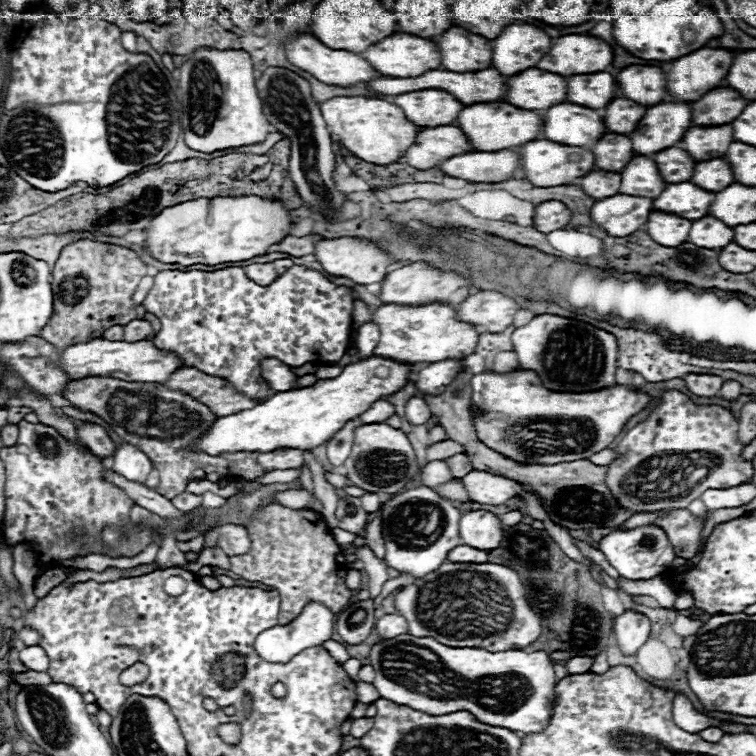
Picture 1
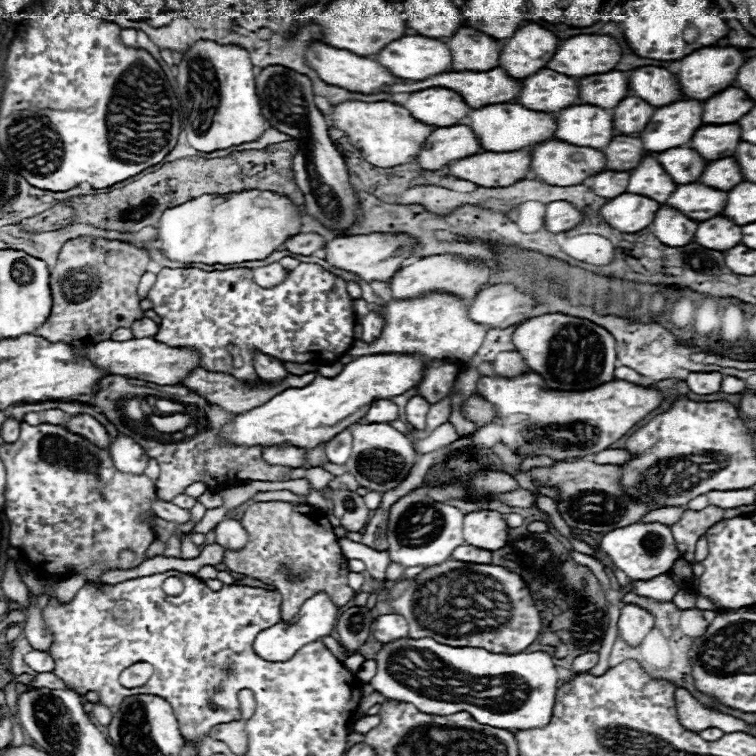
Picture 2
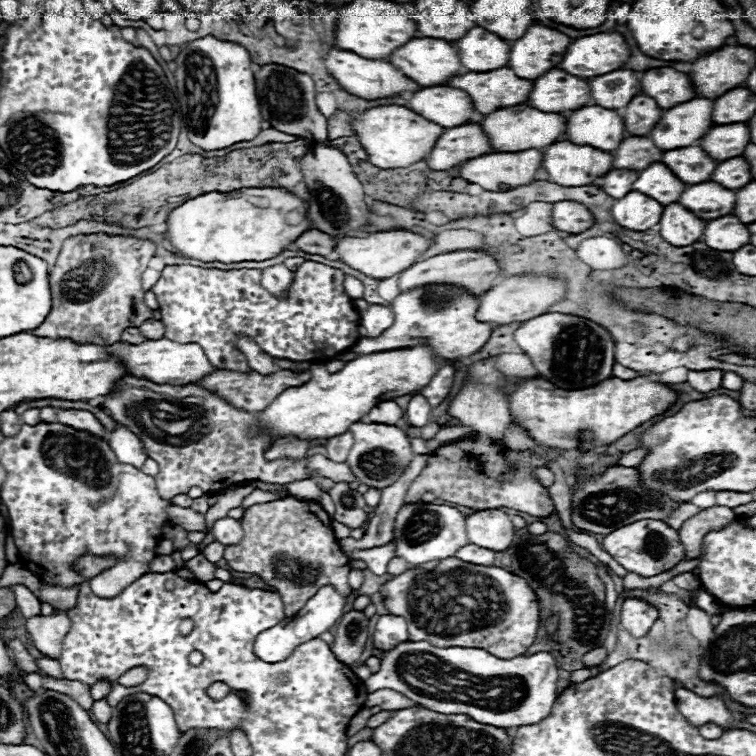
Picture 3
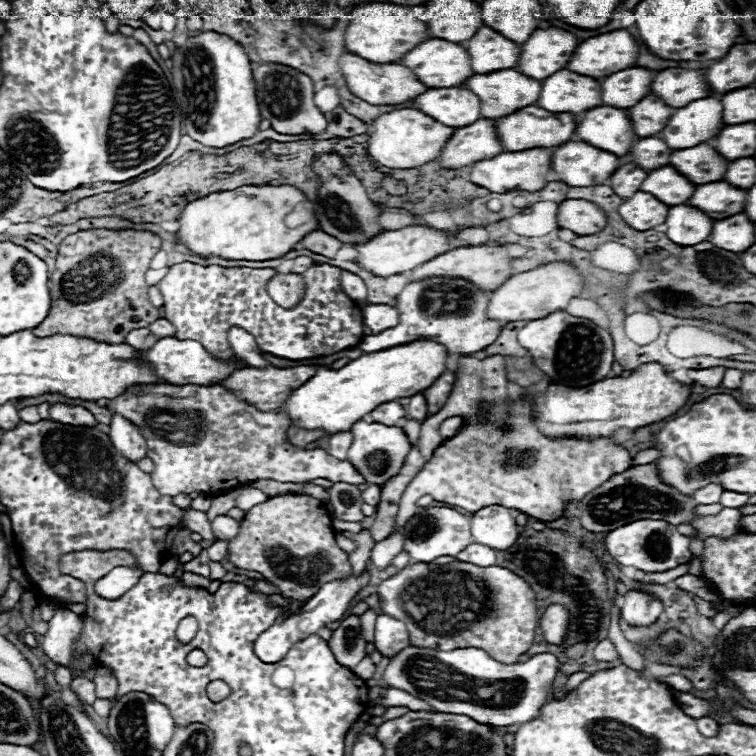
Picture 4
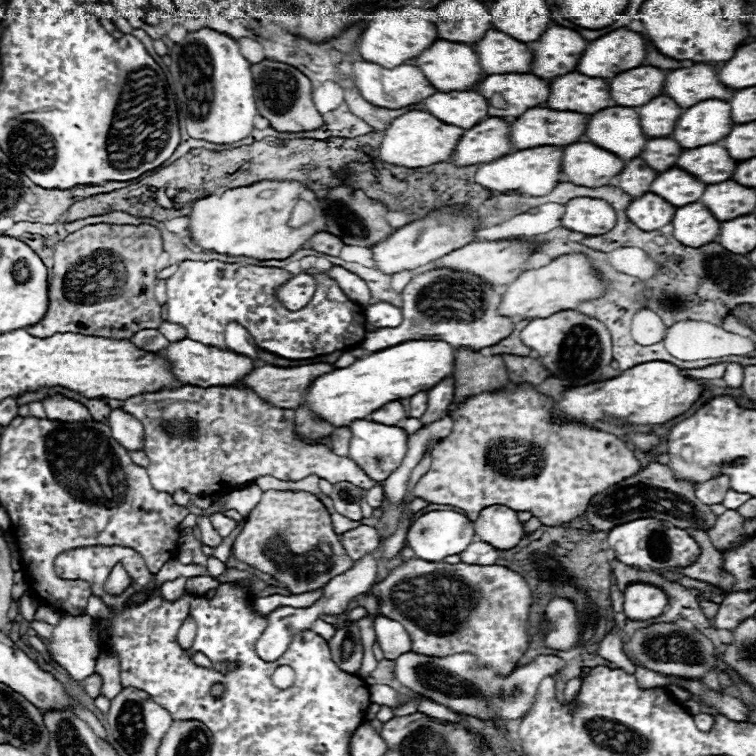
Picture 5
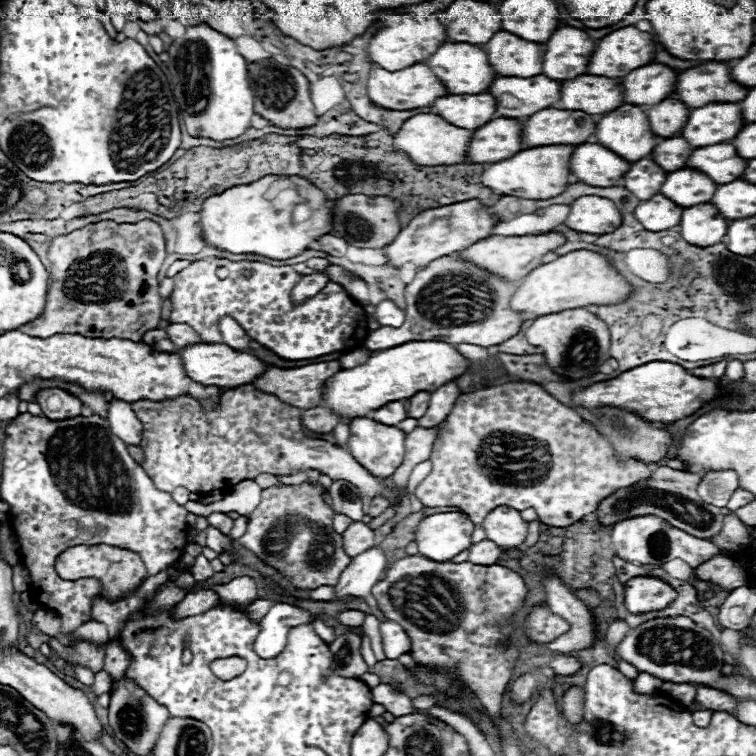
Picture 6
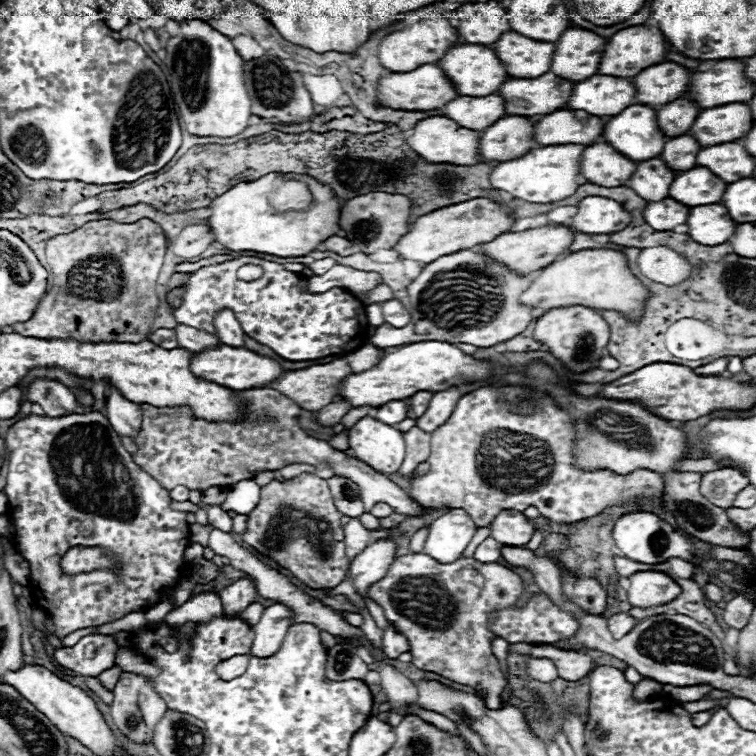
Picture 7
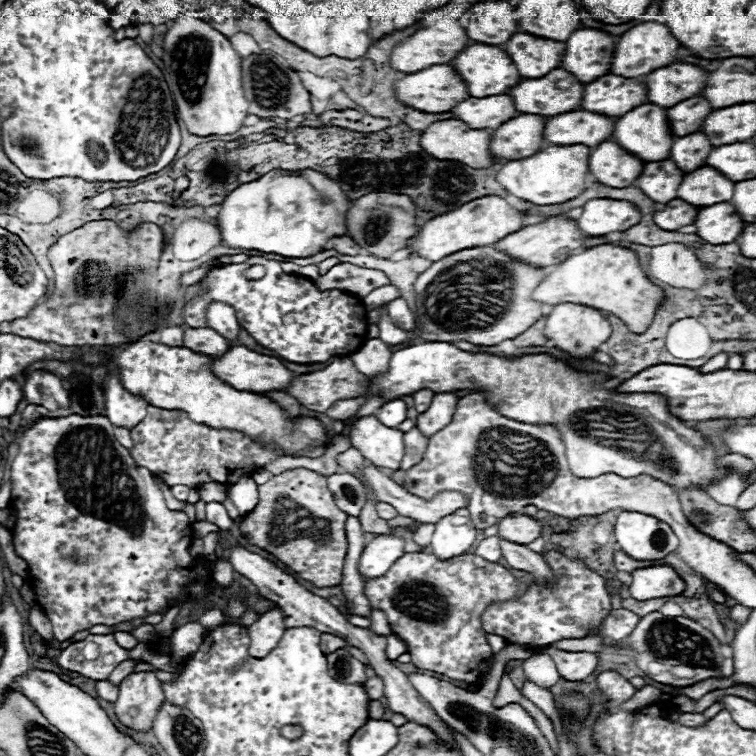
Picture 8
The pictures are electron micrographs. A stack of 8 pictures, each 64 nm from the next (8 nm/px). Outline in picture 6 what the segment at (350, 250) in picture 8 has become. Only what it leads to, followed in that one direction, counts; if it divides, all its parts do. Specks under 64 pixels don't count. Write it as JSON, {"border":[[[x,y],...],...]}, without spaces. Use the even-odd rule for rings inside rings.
{"border":[[[326,234],[322,238],[318,238],[314,244],[312,244],[314,250],[322,250],[322,252],[328,252],[332,256],[344,256],[346,254],[346,248],[348,248],[348,242],[338,238],[338,236],[332,236],[332,234]]]}

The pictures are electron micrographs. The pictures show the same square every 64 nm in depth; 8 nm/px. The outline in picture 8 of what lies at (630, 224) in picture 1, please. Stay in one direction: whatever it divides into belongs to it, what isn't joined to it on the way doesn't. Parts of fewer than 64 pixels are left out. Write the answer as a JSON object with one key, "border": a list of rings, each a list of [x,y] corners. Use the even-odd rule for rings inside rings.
{"border":[[[676,198],[676,200],[670,200],[664,210],[654,214],[654,222],[662,230],[680,230],[682,226],[694,224],[696,216],[698,216],[698,208],[696,206]]]}

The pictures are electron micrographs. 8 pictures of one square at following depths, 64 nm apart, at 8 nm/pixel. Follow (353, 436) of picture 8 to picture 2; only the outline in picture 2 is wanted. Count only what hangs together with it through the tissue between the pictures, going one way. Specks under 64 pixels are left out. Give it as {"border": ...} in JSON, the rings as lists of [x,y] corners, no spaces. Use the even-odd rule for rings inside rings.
{"border":[[[352,424],[350,432],[354,436],[354,446],[350,458],[346,460],[346,470],[362,488],[386,492],[396,488],[408,476],[410,468],[416,462],[416,452],[408,436],[404,436],[390,424]]]}

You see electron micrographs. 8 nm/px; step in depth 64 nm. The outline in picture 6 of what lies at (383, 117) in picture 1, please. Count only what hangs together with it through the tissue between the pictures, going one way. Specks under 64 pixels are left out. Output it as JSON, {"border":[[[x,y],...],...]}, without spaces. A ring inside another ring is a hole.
{"border":[[[418,114],[418,116],[412,116],[410,120],[406,120],[404,126],[396,132],[394,148],[406,152],[416,164],[422,164],[422,166],[464,164],[464,162],[468,162],[466,154],[470,148],[472,134],[474,132],[470,132],[466,128],[458,128],[436,114]]]}

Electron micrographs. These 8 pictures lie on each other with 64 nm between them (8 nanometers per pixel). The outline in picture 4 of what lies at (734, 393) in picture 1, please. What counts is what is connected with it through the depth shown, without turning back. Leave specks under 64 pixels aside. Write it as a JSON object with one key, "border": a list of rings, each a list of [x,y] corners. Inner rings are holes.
{"border":[[[726,368],[722,386],[726,386],[726,388],[738,388],[738,386],[740,386],[740,380],[742,380],[742,372],[740,372],[740,370],[736,370],[736,368]]]}

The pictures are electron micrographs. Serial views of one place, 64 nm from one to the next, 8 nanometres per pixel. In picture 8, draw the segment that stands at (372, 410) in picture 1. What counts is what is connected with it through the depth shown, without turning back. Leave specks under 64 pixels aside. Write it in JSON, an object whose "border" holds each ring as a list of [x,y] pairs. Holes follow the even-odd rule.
{"border":[[[390,400],[390,402],[386,402],[382,408],[378,408],[378,410],[374,412],[374,416],[376,416],[384,426],[396,428],[400,422],[404,422],[404,420],[408,418],[406,412],[408,412],[406,402],[402,402],[402,400]]]}

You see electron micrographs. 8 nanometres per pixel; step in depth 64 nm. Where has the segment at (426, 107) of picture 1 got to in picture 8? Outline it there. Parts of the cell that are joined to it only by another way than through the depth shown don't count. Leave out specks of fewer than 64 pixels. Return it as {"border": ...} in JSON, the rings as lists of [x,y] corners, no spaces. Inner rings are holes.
{"border":[[[508,94],[500,96],[486,96],[486,98],[468,98],[460,102],[454,110],[454,118],[466,122],[474,130],[482,128],[498,128],[506,120],[518,116],[514,100]]]}

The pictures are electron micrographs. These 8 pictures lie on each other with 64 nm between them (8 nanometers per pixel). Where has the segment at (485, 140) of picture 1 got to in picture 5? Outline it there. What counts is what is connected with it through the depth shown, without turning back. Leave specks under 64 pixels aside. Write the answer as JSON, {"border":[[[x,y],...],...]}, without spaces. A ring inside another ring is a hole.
{"border":[[[530,108],[512,122],[514,148],[534,148],[534,144],[568,146],[584,138],[588,116],[580,112],[560,112],[552,108]]]}

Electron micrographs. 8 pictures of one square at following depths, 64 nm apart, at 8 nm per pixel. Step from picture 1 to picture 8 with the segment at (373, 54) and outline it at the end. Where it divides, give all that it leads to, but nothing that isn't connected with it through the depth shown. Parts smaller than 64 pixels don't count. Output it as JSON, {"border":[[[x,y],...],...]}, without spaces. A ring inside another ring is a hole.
{"border":[[[472,44],[466,50],[462,50],[450,64],[468,84],[470,96],[494,96],[494,92],[508,92],[512,86],[516,86],[522,80],[512,58],[502,48],[490,44]]]}

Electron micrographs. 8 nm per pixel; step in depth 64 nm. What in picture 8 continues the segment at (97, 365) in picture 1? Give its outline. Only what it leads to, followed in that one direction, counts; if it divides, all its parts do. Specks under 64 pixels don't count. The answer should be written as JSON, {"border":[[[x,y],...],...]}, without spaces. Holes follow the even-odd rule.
{"border":[[[234,346],[230,348],[222,358],[214,358],[214,366],[212,372],[228,382],[230,386],[238,388],[238,390],[246,390],[246,392],[256,392],[256,394],[264,394],[264,392],[282,392],[290,386],[290,382],[294,380],[294,374],[274,356],[266,356],[266,354],[258,354],[248,350],[246,346]]]}

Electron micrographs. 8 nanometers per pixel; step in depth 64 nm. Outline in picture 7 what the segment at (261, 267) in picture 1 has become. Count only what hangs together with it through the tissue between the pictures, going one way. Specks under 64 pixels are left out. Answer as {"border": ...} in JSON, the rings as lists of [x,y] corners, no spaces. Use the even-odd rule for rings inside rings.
{"border":[[[336,264],[322,276],[308,278],[308,290],[310,292],[326,292],[330,288],[346,288],[352,294],[370,292],[372,288],[382,284],[382,276],[376,272],[362,272],[350,266]]]}

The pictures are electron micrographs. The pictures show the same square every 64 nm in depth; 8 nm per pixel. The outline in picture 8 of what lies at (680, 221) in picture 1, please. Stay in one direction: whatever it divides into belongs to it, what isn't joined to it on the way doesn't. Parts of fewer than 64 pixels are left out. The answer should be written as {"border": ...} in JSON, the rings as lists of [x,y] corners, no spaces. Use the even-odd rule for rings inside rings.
{"border":[[[730,202],[714,204],[700,208],[694,226],[698,228],[698,236],[708,244],[730,244],[734,242],[746,222],[740,216],[734,216],[734,208],[730,208]]]}

